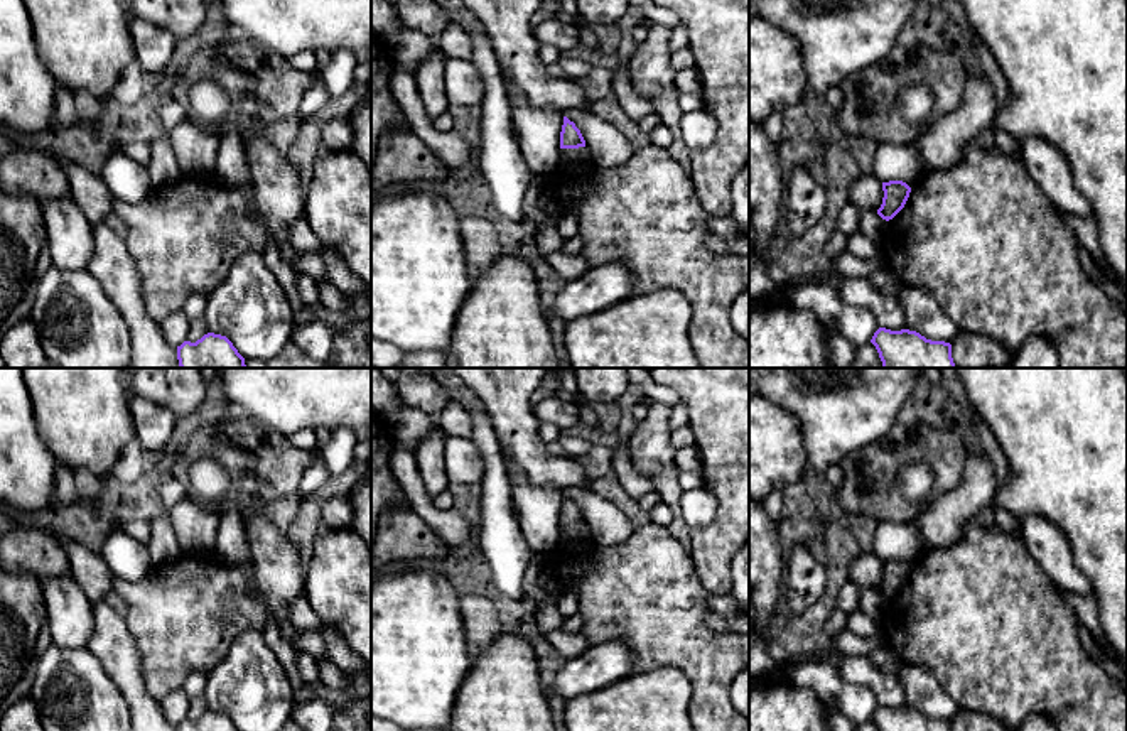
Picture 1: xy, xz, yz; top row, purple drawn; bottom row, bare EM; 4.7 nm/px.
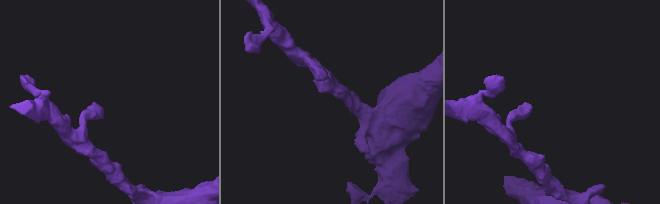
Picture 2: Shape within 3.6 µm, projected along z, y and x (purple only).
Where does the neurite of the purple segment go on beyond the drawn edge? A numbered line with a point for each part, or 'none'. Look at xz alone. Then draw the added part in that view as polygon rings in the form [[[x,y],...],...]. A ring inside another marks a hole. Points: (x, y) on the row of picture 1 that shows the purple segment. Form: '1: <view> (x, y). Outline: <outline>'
none

